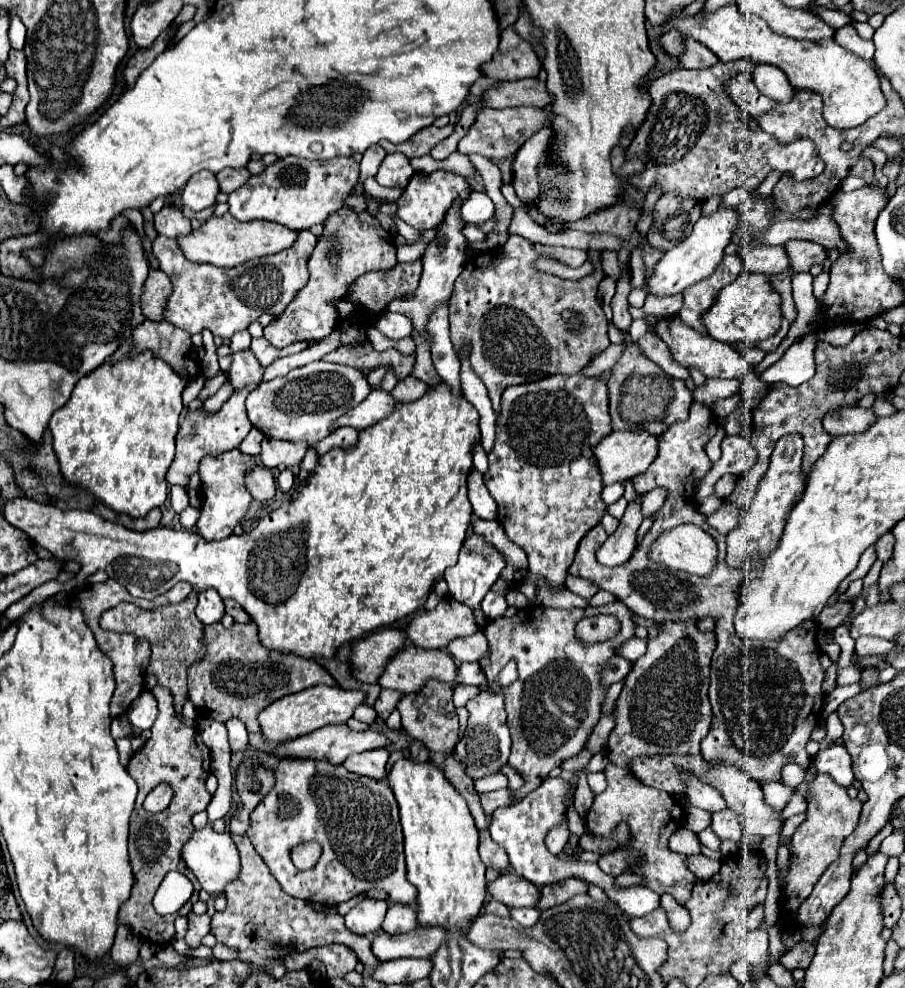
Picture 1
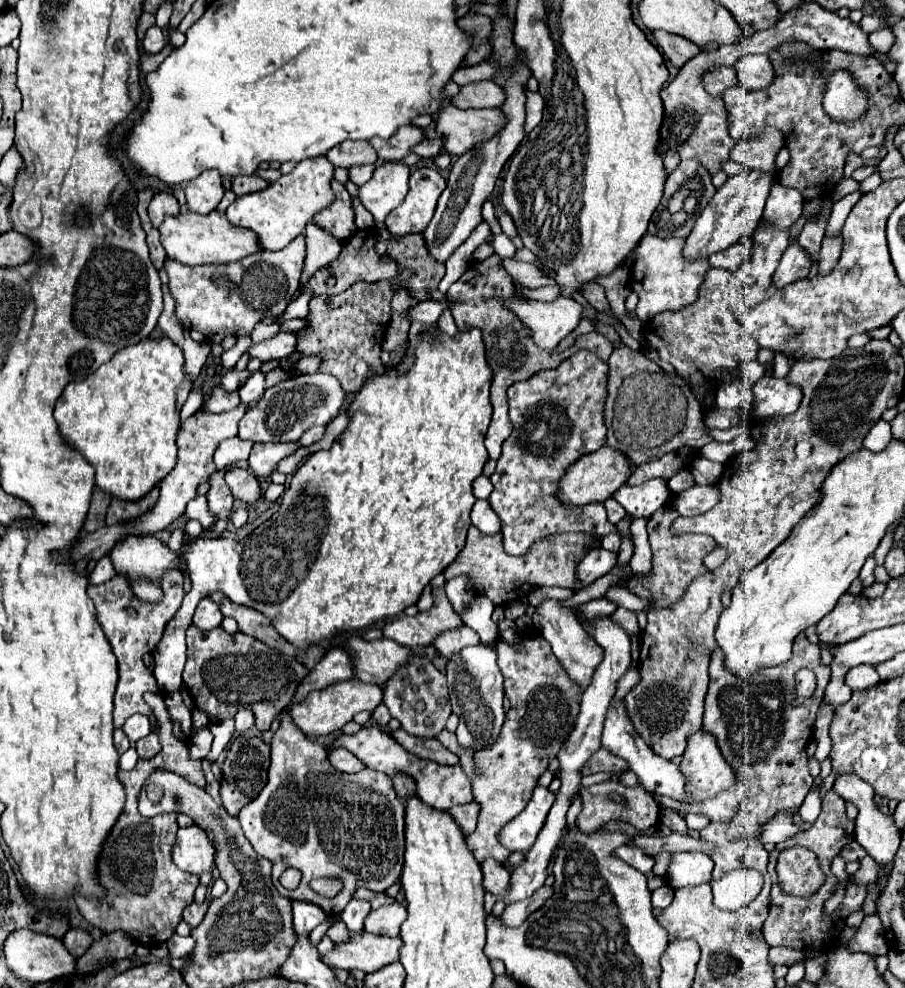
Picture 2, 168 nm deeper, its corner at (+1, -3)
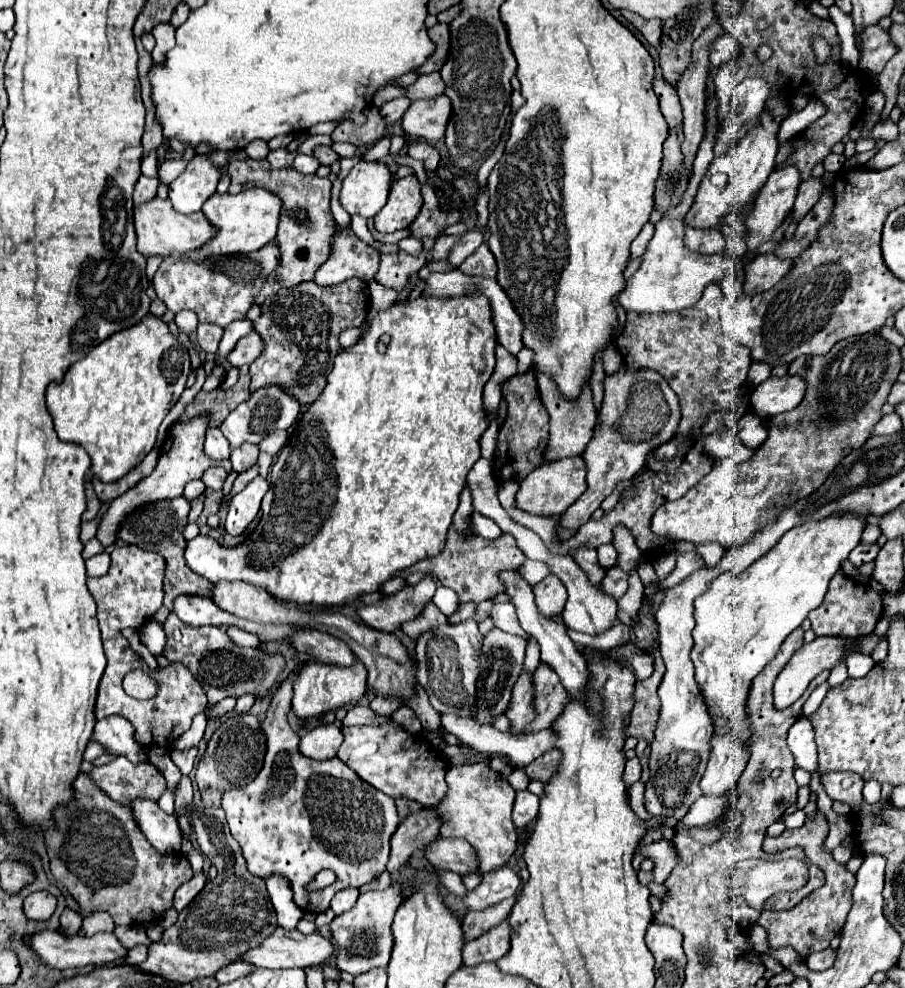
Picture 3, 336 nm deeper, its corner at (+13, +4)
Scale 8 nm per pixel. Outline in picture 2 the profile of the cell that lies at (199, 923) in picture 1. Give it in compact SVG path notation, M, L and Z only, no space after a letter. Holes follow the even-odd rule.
M205 901L203 905L191 903L191 905L189 905L189 907L183 911L183 921L185 921L187 925L191 925L191 929L193 929L195 925L199 925L199 923L203 921L205 913L207 913L207 901Z

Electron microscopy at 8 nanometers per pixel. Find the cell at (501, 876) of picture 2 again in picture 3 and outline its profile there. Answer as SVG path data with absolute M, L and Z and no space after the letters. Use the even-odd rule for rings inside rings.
M439 836L437 842L431 842L421 854L437 868L445 868L457 874L467 874L477 870L477 856L471 844L461 838L443 838Z

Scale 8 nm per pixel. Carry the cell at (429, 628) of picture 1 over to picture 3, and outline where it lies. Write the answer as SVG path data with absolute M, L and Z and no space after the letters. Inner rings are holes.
M423 576L413 588L401 588L377 604L357 606L357 616L365 626L381 632L393 632L403 622L421 614L423 606L433 598L435 582L431 576Z

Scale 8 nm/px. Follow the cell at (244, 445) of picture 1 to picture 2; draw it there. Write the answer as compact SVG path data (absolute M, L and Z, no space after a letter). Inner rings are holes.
M239 437L225 439L219 445L219 449L215 451L215 465L217 465L217 469L225 469L229 463L247 459L249 453L251 453L251 447L253 447L253 441L243 441Z

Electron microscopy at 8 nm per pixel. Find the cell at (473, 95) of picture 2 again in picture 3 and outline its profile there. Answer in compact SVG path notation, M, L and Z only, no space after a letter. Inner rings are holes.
M433 72L433 74L419 76L411 86L405 86L405 96L409 100L421 100L421 98L427 100L443 94L443 90L445 90L445 82L441 80L439 72Z

